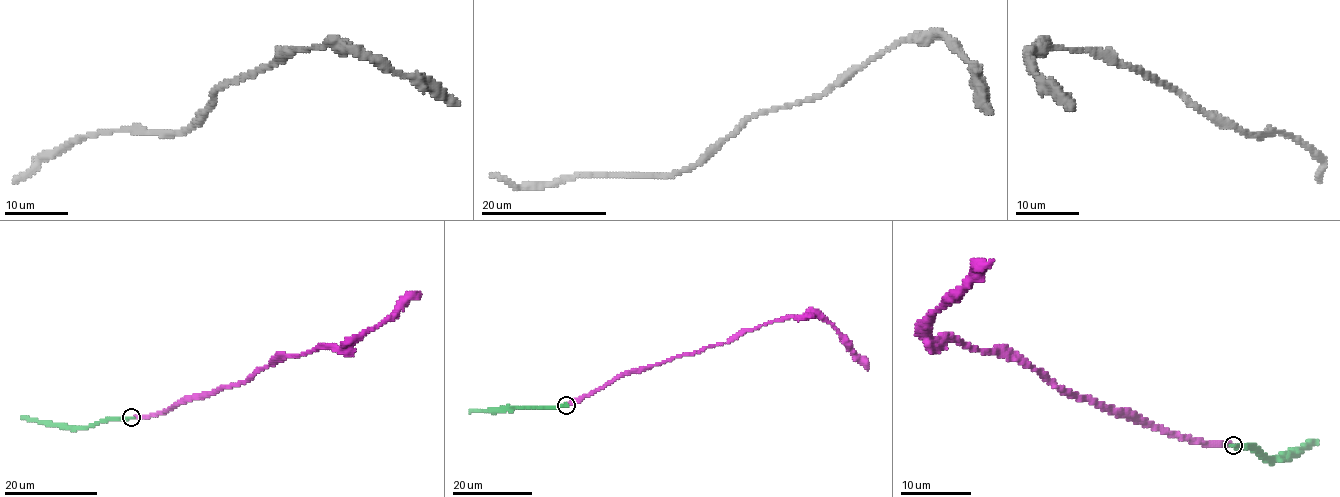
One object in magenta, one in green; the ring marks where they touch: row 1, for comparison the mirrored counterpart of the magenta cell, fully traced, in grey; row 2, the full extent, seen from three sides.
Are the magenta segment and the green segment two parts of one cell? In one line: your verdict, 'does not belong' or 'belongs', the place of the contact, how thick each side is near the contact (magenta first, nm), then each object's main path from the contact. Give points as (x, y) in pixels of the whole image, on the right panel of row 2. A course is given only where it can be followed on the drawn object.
belongs; at (1233, 445); 440 nm thick on the magenta side, 480 nm on the other; magenta runs (1231, 444), (1163, 432), (1061, 391), (1031, 366), (927, 338), (935, 310), (957, 300), (992, 259); green runs (1233, 444), (1254, 447), (1270, 458), (1286, 457), (1315, 439)

